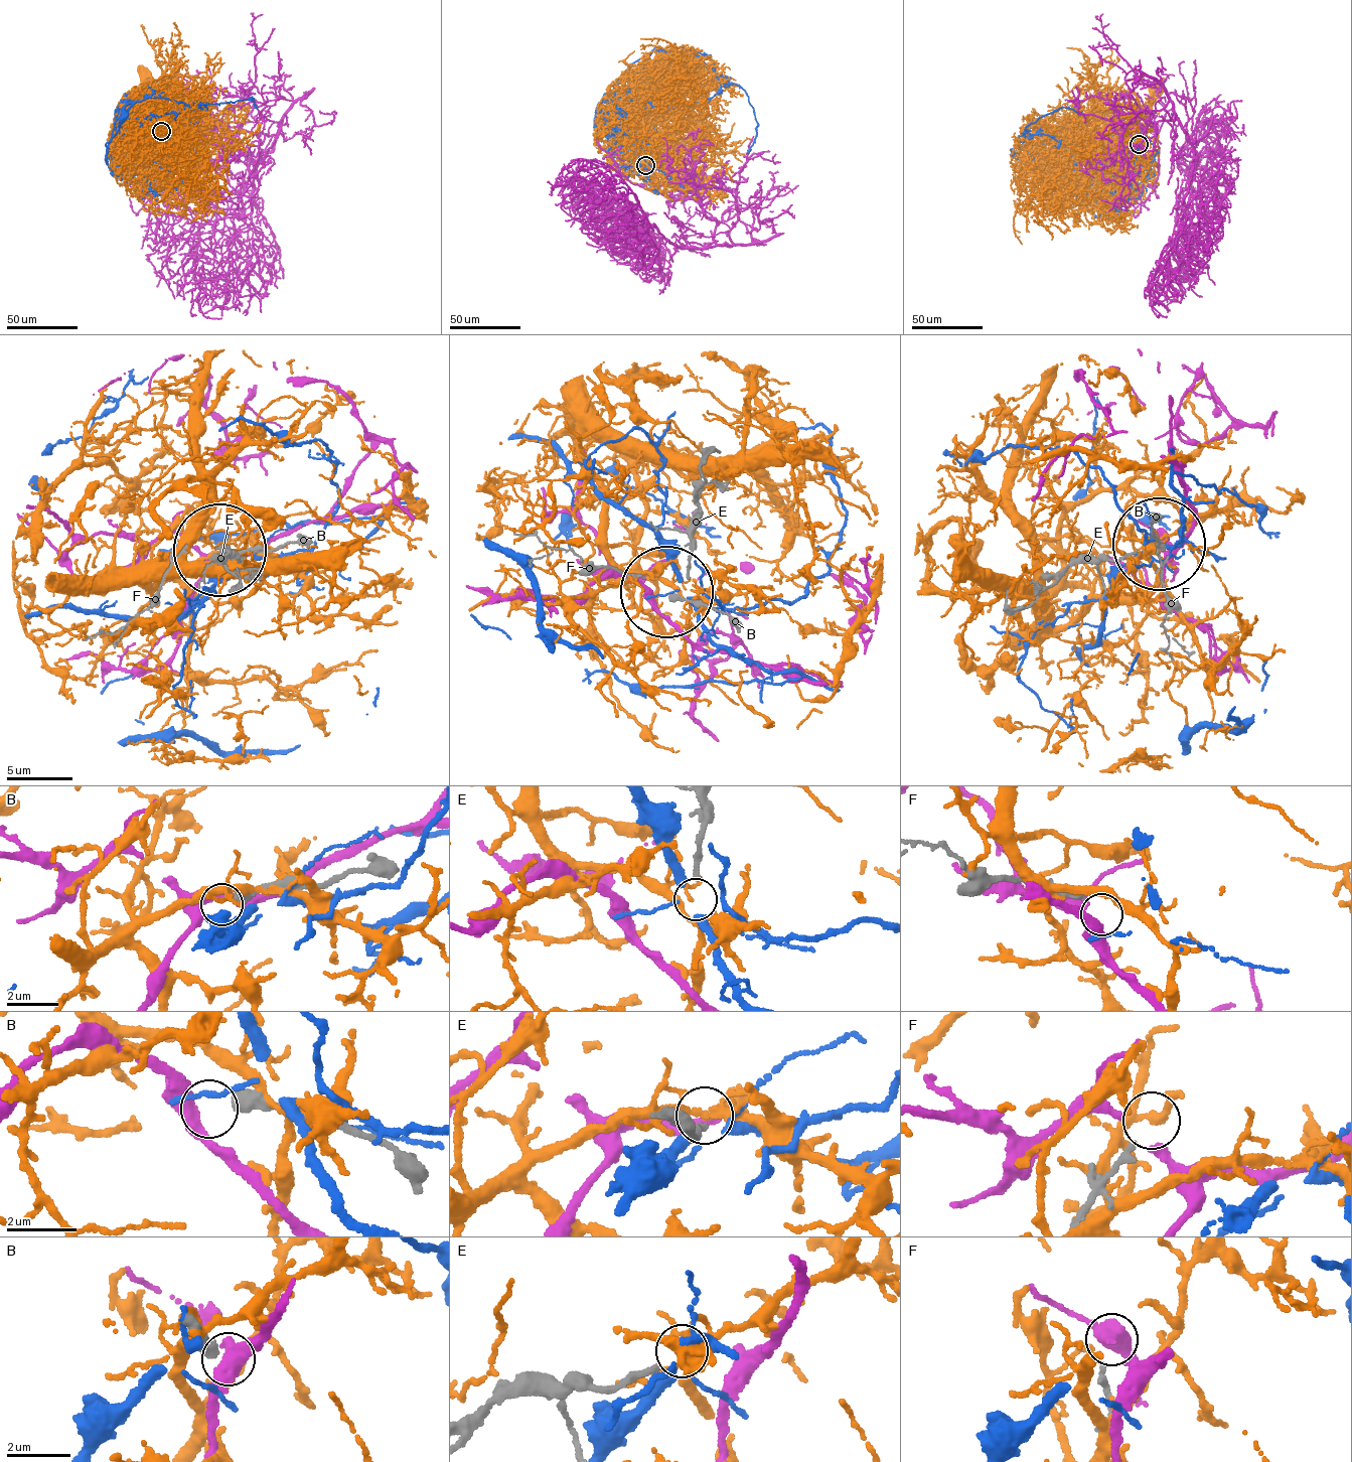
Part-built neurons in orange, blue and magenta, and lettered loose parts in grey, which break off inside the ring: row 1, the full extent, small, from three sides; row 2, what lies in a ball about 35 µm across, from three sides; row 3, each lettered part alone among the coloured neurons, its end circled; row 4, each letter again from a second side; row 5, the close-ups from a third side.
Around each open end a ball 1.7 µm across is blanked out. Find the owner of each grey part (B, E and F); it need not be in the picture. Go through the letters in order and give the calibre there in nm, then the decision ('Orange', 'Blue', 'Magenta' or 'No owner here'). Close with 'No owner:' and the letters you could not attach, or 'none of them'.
B: Thickness 440 nm. Magenta
E: Thickness 190 nm. No owner here
F: Thickness 200 nm. No owner here
No owner: E, F

